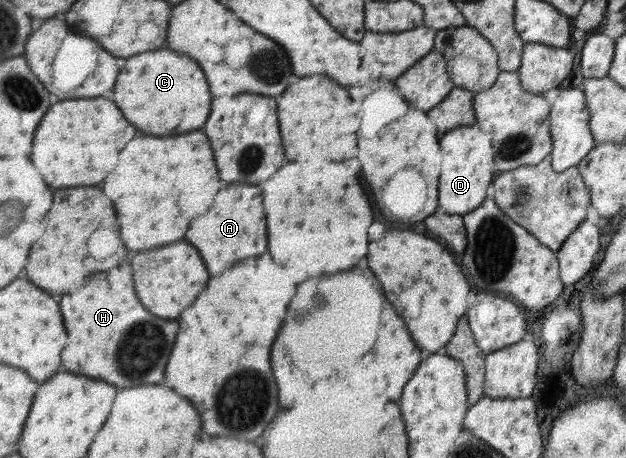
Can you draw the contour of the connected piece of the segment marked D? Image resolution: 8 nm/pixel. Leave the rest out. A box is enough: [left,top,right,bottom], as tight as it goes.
[438,123,496,215]

